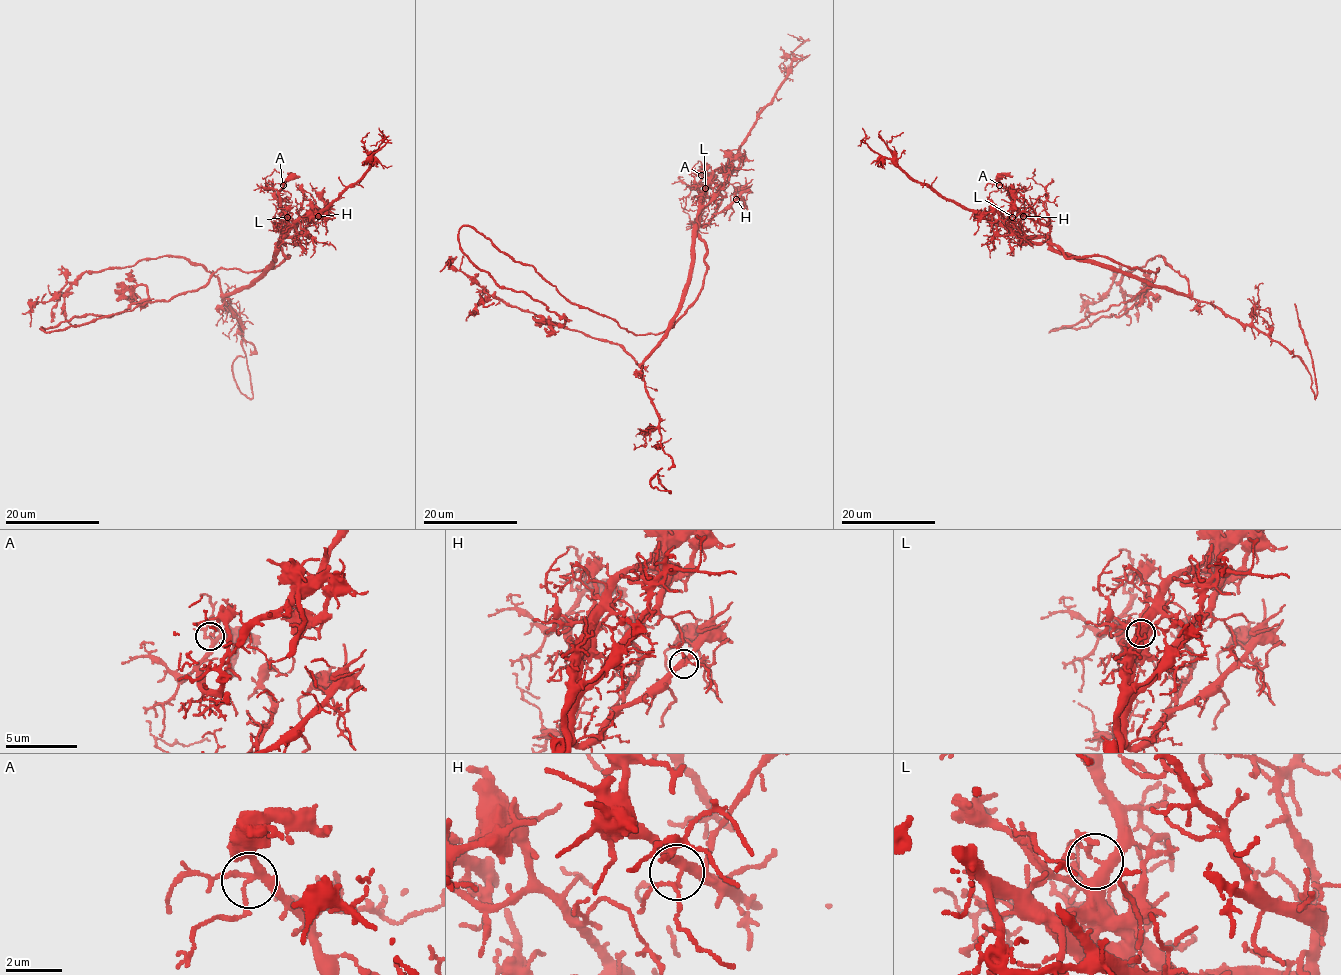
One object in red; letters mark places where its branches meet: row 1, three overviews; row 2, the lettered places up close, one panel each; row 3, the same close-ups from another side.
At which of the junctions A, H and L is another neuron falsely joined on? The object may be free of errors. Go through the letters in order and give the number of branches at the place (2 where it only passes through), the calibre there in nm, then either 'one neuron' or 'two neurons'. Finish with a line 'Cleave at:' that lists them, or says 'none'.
A: 4 | 280 nm | one neuron
H: 4 | 280 nm | one neuron
L: 4 | 280 nm | two neurons
Cleave at: L

